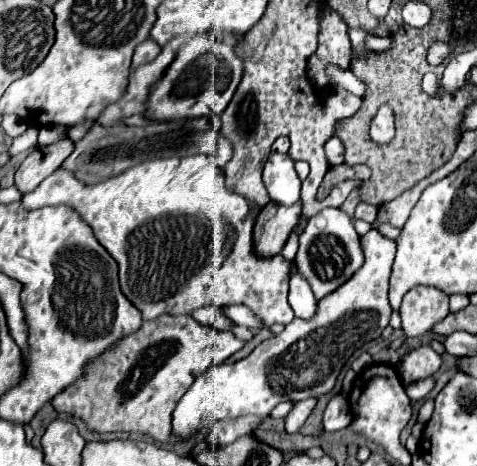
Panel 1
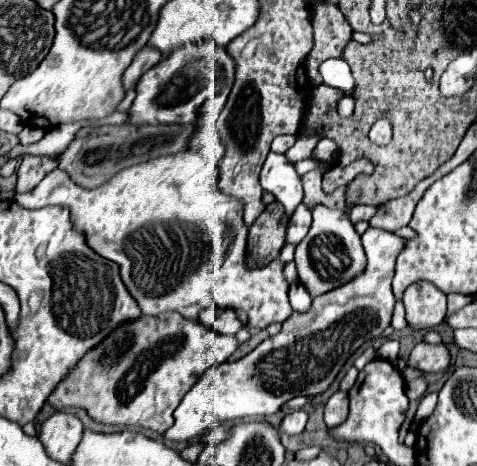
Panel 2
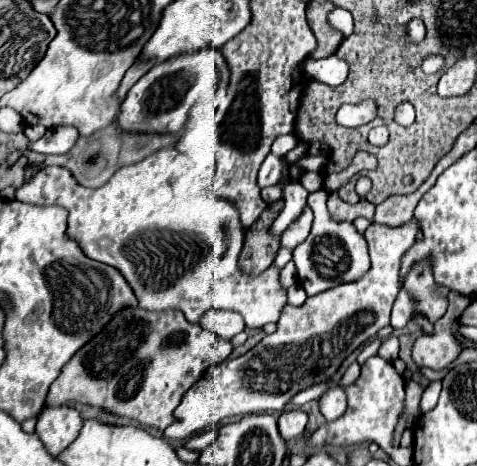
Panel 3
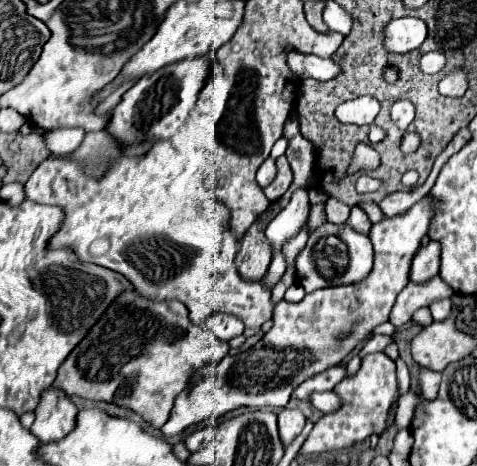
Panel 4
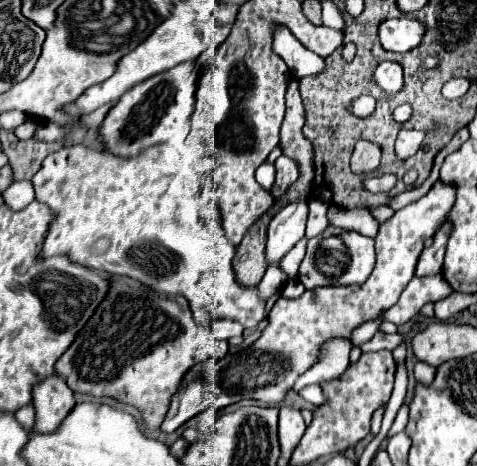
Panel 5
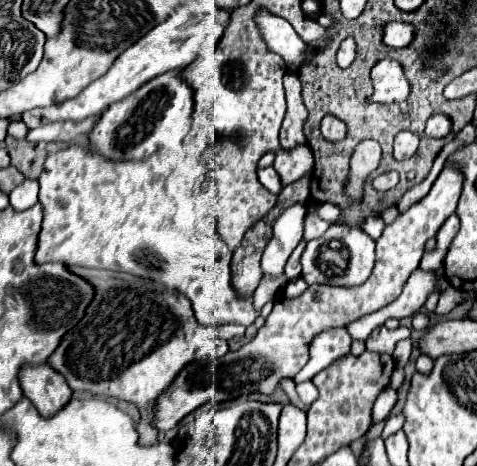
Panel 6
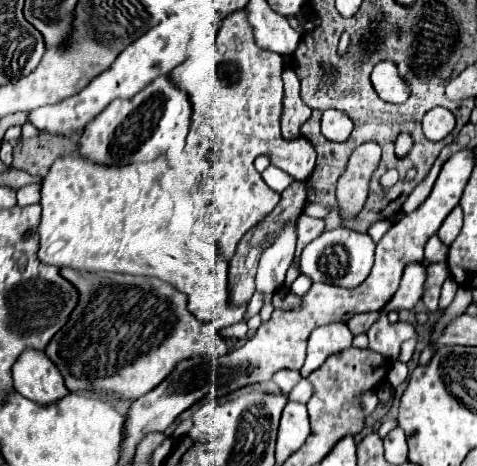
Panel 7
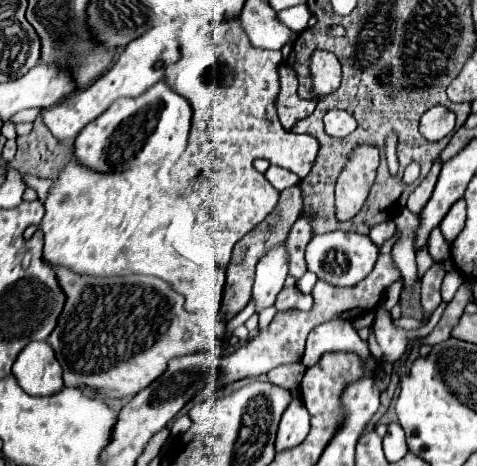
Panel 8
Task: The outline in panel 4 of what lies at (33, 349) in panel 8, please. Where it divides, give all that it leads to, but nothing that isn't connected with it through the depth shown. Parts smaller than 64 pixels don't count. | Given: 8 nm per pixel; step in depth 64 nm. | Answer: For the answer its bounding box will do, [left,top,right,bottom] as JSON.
[30,388,78,442]

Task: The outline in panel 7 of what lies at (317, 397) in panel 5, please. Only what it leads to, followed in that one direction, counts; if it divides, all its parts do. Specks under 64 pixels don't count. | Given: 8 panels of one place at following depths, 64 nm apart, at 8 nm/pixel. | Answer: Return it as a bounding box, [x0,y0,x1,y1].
[288,380,312,404]

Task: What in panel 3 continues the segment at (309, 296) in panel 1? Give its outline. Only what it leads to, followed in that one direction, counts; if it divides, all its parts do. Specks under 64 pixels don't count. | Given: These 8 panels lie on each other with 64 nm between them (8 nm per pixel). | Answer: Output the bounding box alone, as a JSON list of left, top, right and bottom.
[288,284,306,306]

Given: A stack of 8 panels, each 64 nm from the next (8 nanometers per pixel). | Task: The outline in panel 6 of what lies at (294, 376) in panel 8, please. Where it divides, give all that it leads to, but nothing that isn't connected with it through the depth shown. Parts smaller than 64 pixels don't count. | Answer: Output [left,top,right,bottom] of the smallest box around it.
[280,378,308,413]

